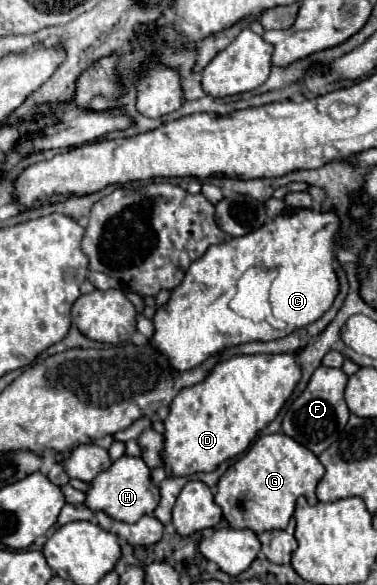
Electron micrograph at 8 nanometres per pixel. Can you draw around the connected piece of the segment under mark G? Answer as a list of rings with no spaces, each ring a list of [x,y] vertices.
[[[276,432],[260,436],[242,458],[236,460],[220,478],[214,500],[220,504],[224,518],[232,528],[250,528],[256,534],[264,530],[284,530],[294,514],[296,498],[306,496],[316,504],[316,486],[324,476],[318,456],[294,438]]]

